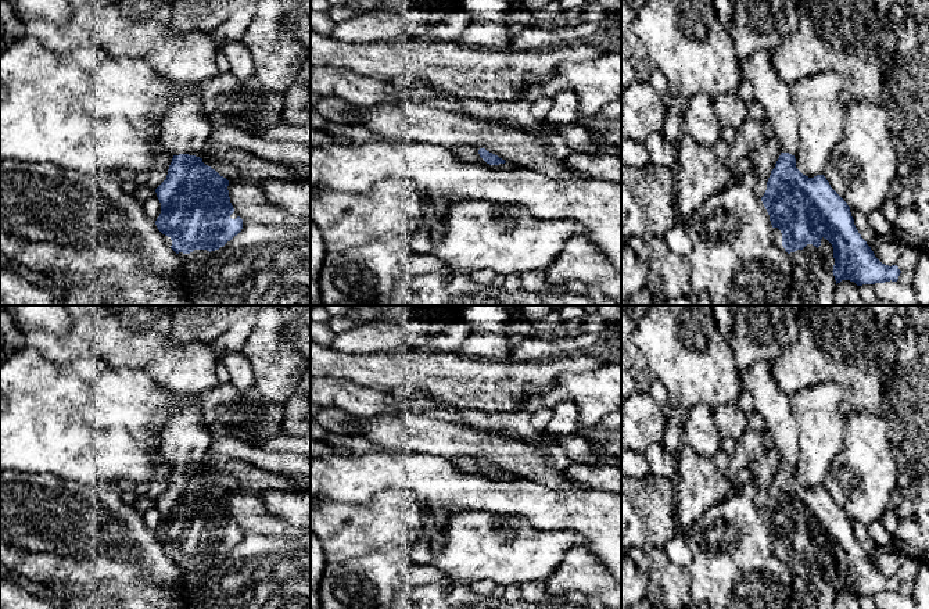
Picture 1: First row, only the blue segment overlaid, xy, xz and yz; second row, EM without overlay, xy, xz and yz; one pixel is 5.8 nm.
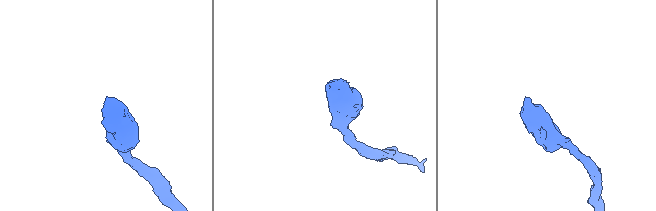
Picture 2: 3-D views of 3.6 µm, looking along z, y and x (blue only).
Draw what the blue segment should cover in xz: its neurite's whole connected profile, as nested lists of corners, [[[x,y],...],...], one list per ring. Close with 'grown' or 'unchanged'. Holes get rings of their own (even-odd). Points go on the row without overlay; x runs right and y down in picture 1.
[[[485,459],[478,461],[480,470],[478,473],[489,480],[512,480],[514,479],[513,474],[506,473],[505,470],[499,469],[498,466],[487,462]]]; grown

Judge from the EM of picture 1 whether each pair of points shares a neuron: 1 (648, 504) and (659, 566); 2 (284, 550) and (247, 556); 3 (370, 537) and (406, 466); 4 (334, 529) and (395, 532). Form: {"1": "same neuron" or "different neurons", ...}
{"1": "same neuron", "2": "same neuron", "3": "different neurons", "4": "same neuron"}

